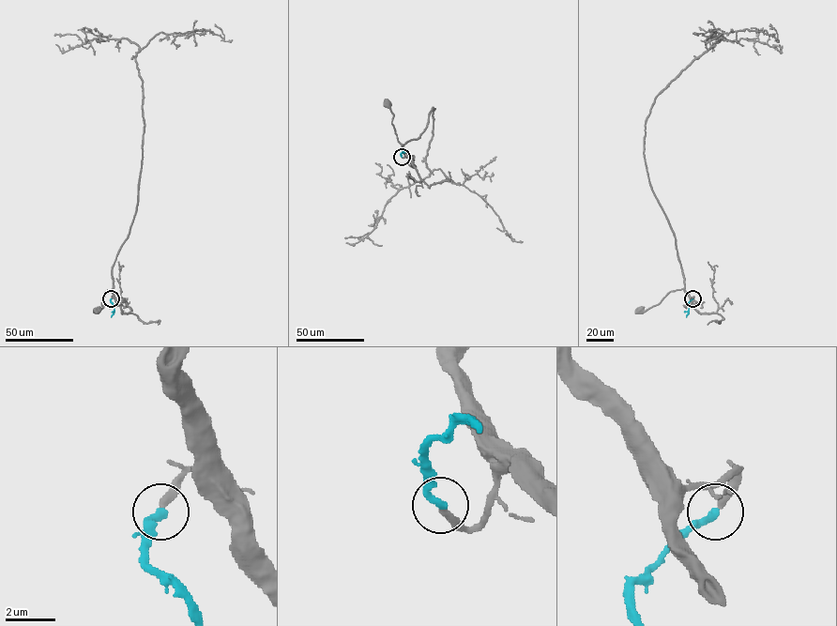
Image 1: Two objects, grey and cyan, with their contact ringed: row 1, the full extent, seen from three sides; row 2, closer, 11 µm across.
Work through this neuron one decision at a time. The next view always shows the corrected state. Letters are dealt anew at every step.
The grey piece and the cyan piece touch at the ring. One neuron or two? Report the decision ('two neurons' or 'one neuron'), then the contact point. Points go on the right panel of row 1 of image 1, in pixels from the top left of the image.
one neuron | (692, 298)

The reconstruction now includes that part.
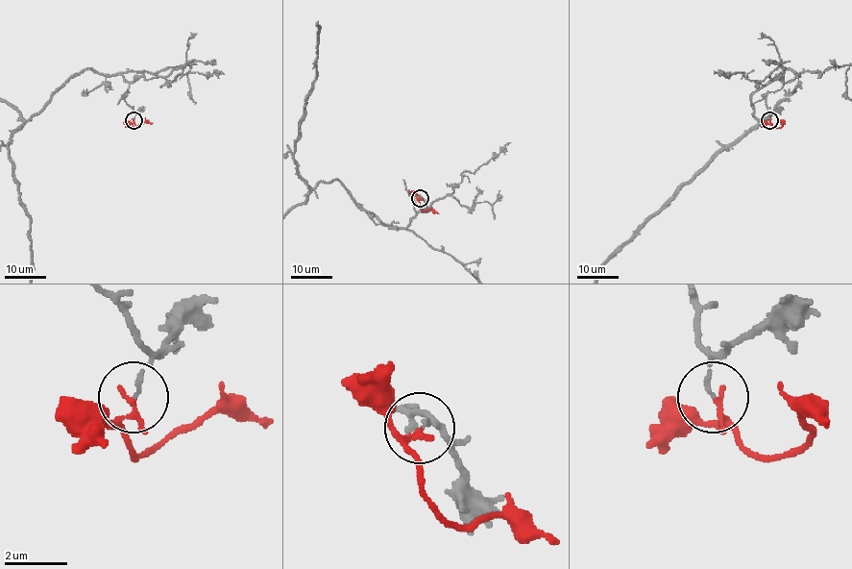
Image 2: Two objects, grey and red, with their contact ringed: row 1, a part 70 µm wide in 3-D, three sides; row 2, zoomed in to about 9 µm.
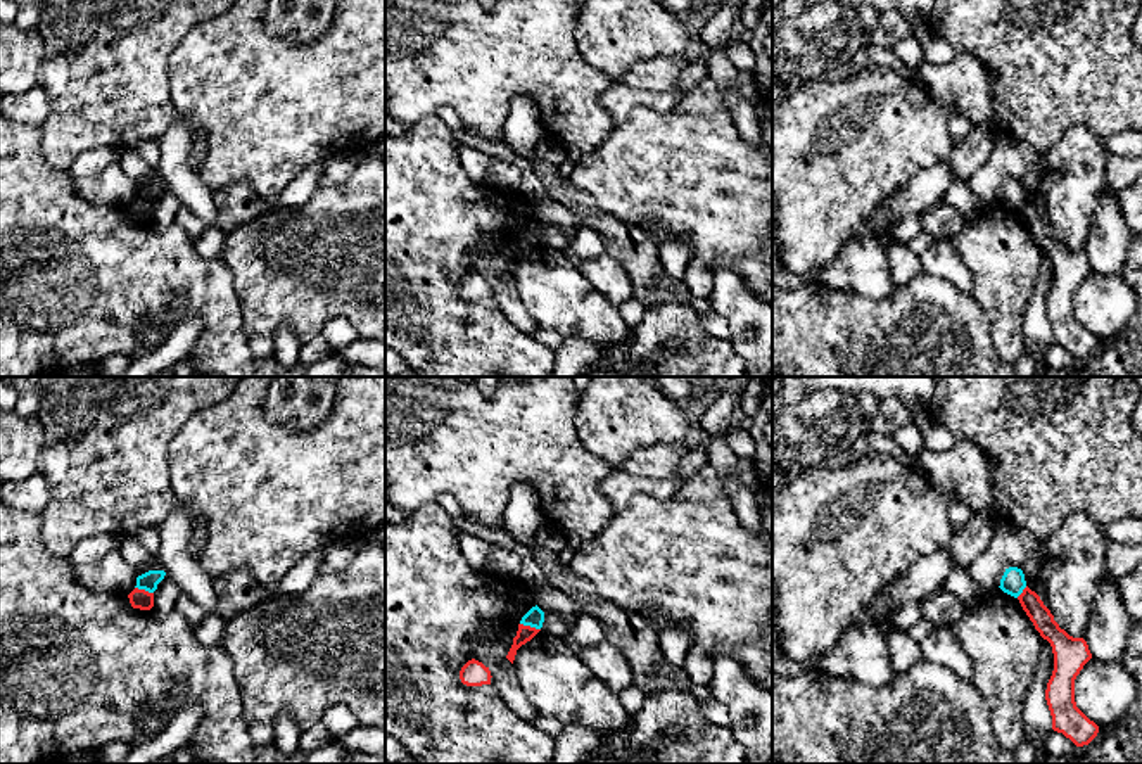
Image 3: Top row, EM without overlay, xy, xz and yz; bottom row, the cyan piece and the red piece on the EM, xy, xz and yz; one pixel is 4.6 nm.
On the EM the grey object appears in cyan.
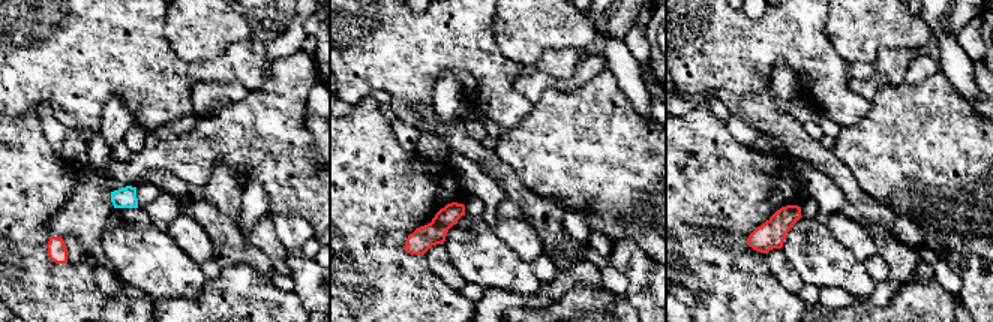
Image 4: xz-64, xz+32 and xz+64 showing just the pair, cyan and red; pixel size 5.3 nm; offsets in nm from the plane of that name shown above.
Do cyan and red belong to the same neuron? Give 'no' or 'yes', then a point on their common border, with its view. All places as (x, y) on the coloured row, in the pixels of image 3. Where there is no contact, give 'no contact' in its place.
no | xz (531, 626)

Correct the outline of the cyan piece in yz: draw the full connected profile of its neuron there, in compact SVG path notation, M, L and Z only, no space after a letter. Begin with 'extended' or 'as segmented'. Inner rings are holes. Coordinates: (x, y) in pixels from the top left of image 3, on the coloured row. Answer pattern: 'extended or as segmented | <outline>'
as segmented | M1018 567L1006 569L999 588L1004 593L1018 598L1023 593L1023 589L1026 588L1026 581L1025 581L1023 570L1018 569Z

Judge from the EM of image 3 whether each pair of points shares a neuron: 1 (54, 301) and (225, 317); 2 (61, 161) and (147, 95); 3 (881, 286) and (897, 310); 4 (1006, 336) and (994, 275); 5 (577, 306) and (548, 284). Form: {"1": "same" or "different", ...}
{"1": "same", "2": "same", "3": "different", "4": "same", "5": "same"}

